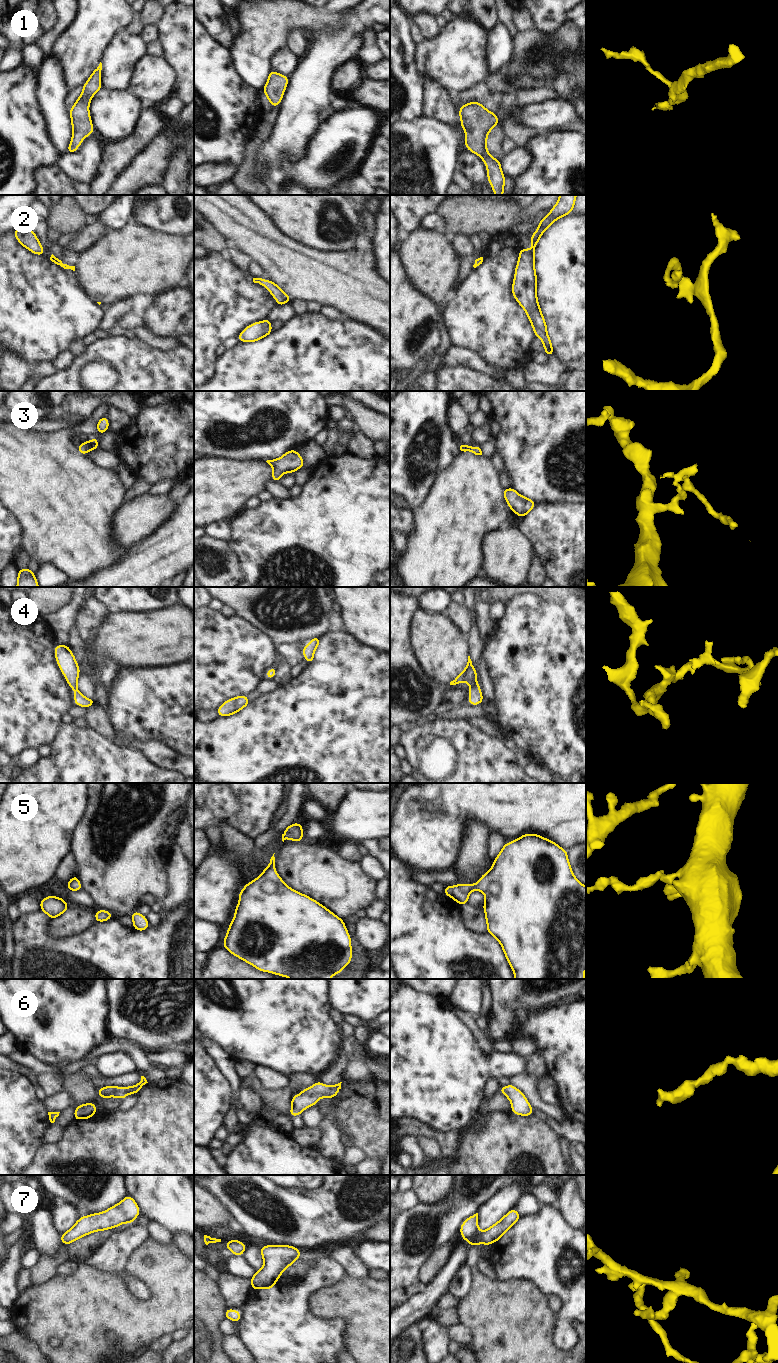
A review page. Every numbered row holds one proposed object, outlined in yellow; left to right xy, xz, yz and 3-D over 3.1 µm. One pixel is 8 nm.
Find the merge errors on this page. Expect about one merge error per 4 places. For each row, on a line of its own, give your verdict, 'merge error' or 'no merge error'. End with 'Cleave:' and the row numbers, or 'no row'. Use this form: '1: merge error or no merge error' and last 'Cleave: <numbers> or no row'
1: no merge error
2: no merge error
3: no merge error
4: no merge error
5: no merge error
6: no merge error
7: no merge error
Cleave: no row

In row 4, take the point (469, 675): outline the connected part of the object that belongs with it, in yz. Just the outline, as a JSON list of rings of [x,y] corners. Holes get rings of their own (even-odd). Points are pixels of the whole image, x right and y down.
[[[468,656],[468,662],[464,671],[451,681],[450,685],[456,685],[462,682],[467,682],[470,686],[470,694],[468,697],[469,705],[478,705],[484,702],[481,688],[477,684],[477,671],[472,665],[470,656]]]

